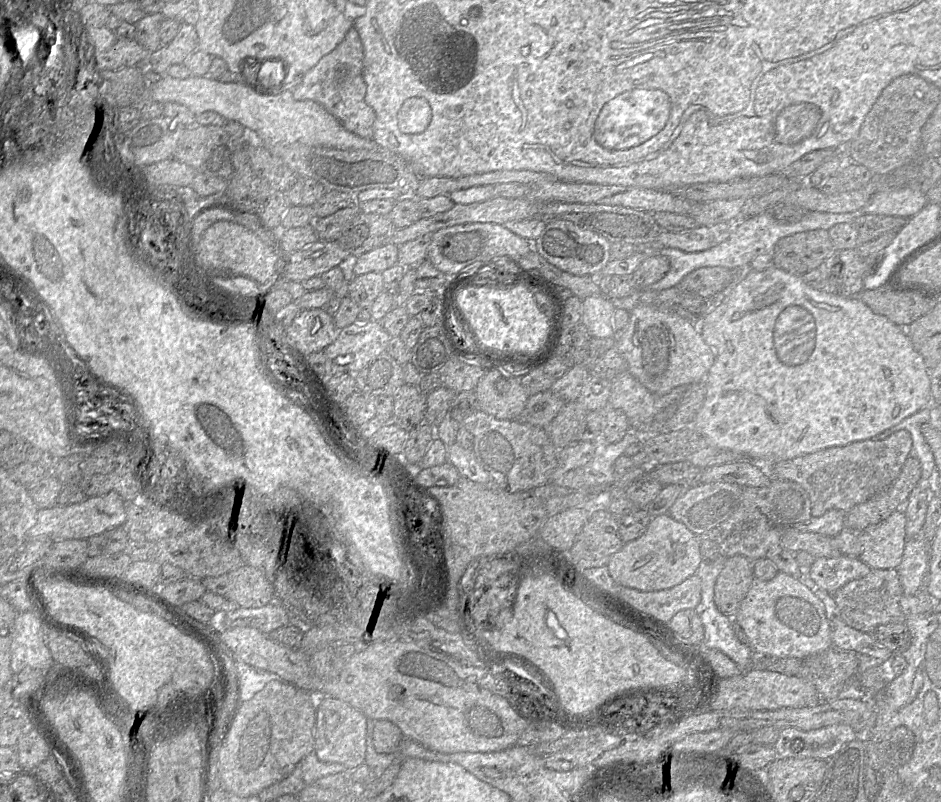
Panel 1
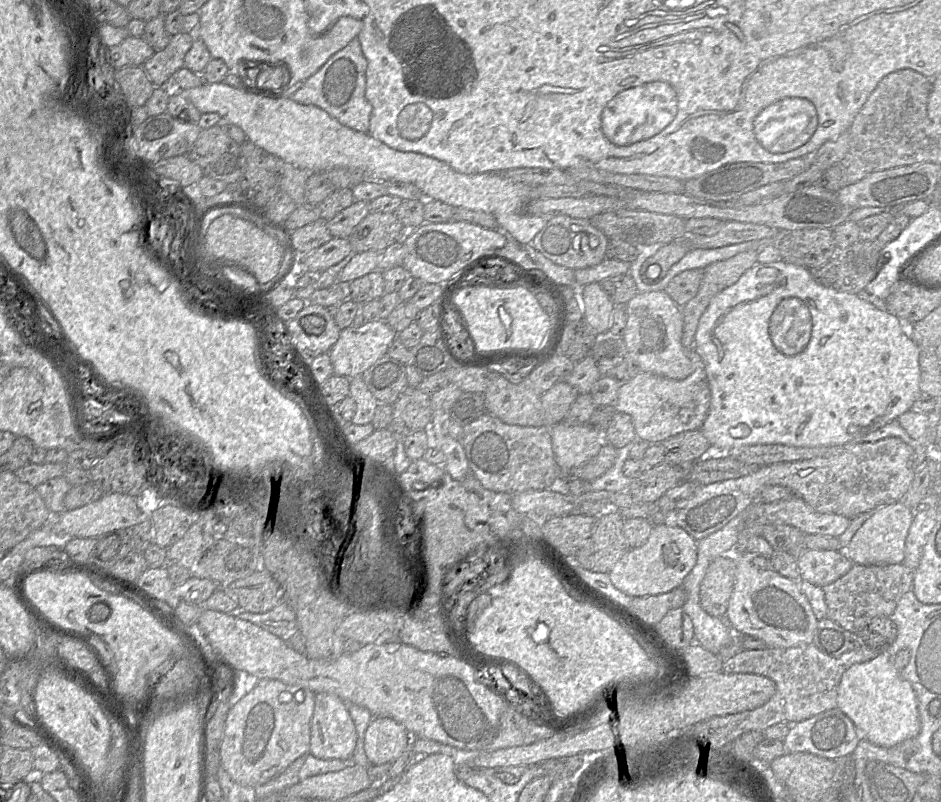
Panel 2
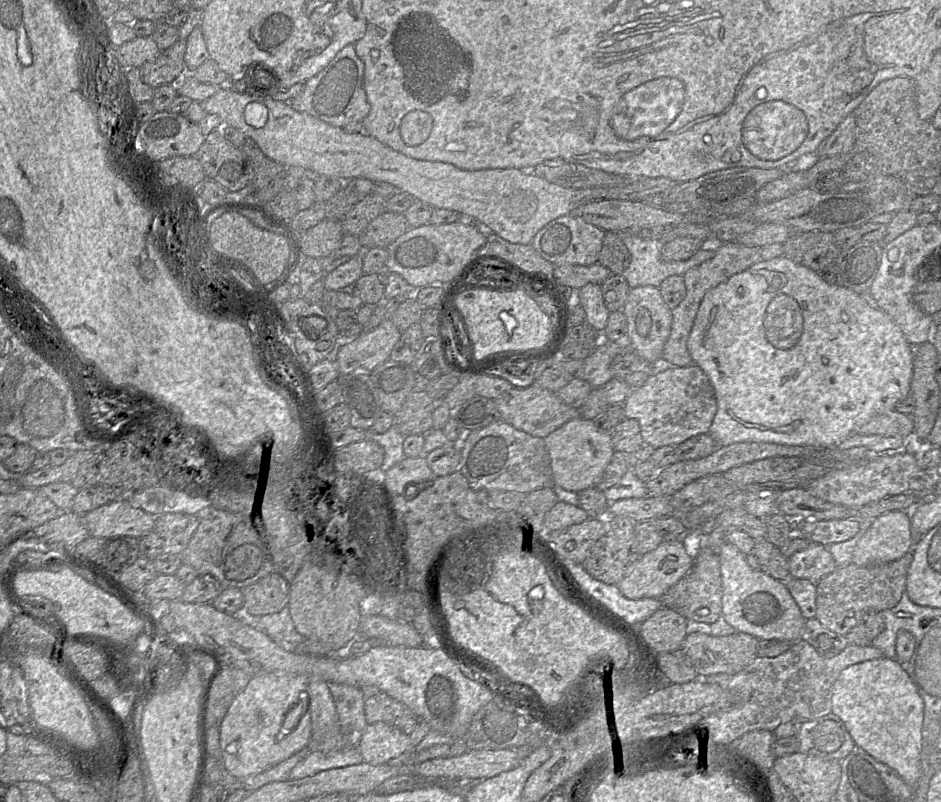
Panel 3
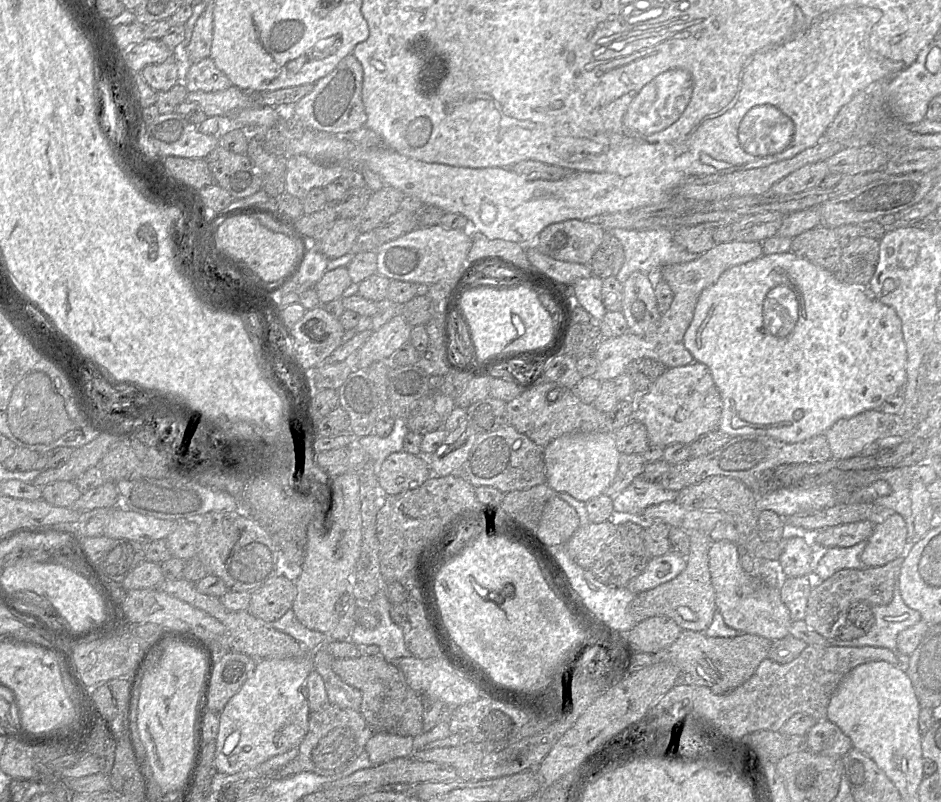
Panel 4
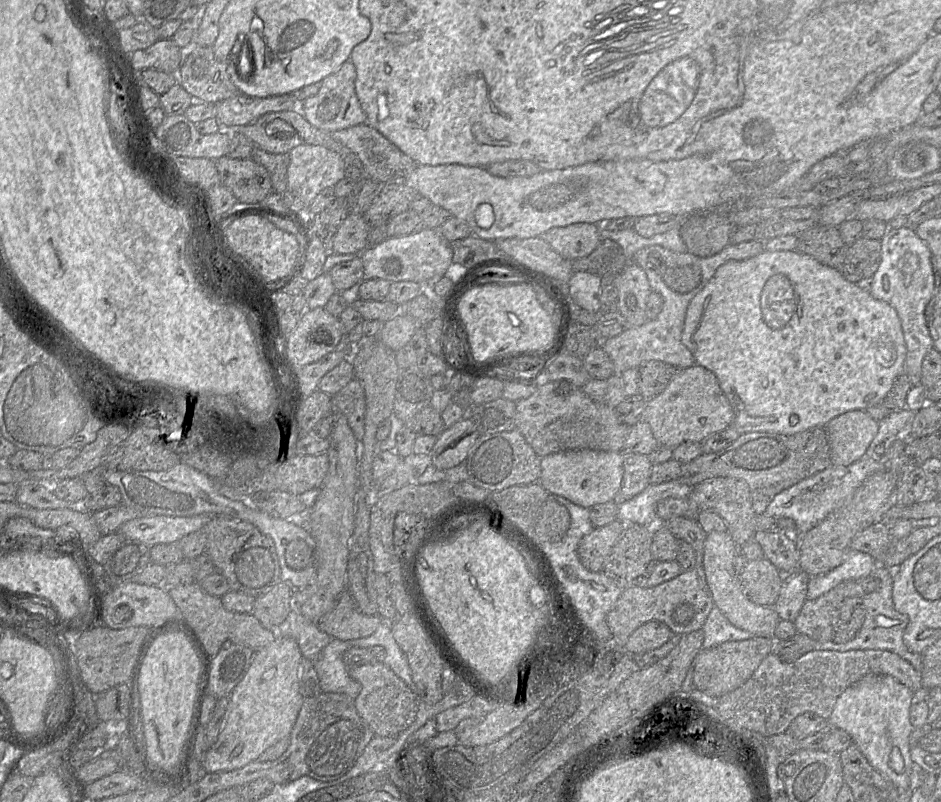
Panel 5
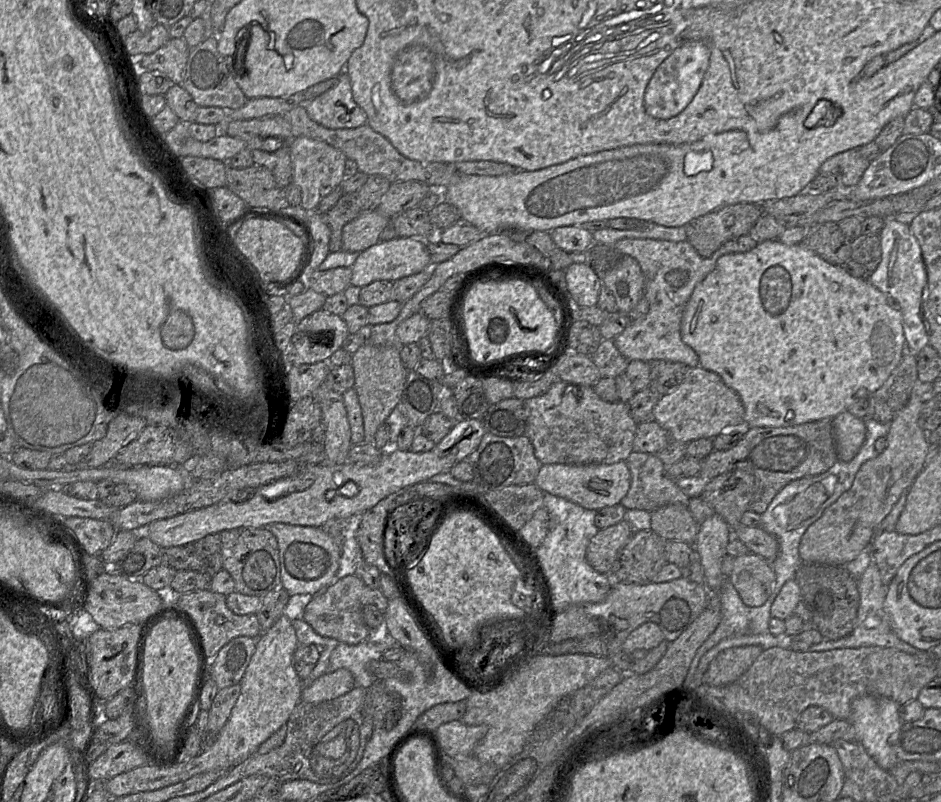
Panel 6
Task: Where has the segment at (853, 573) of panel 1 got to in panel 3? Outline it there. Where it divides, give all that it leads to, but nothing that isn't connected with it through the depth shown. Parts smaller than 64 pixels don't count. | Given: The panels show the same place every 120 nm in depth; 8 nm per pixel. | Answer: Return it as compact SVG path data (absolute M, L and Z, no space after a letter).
M817 543L794 553L788 558L788 564L791 577L807 579L814 584L837 568L828 547Z

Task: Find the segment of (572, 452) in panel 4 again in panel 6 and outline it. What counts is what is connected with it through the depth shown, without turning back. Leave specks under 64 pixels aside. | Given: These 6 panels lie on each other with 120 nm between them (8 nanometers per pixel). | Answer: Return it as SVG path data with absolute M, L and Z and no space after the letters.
M625 462L608 465L545 464L534 482L543 492L565 498L583 508L599 511L620 504L631 485L631 473Z

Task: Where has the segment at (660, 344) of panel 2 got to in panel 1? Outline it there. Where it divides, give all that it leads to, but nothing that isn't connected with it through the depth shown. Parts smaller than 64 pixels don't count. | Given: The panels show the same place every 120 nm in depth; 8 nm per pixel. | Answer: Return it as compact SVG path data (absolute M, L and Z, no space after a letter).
M636 306L631 310L628 324L617 340L618 350L627 362L627 372L656 396L664 396L680 386L704 382L715 359L714 350L703 340L697 324L675 312L654 306Z

